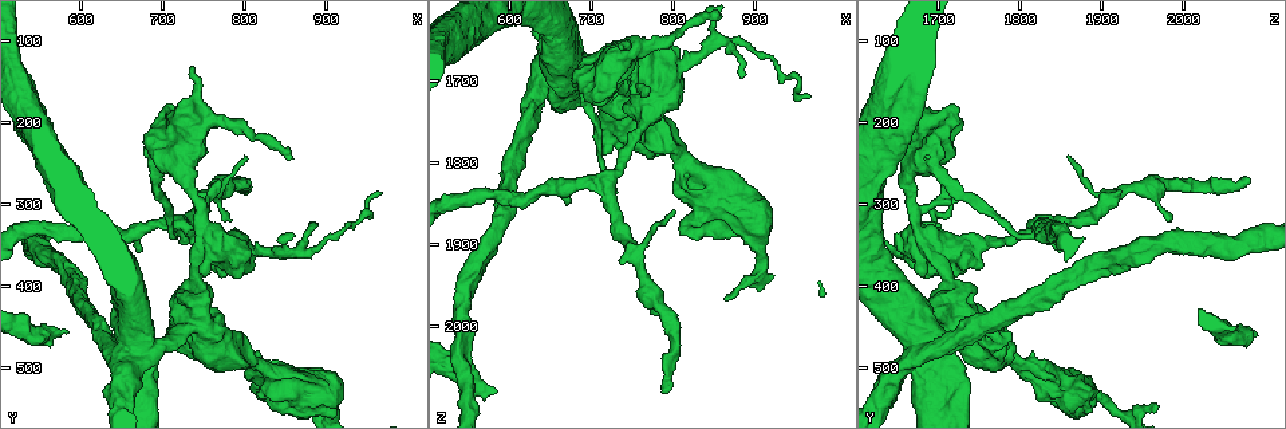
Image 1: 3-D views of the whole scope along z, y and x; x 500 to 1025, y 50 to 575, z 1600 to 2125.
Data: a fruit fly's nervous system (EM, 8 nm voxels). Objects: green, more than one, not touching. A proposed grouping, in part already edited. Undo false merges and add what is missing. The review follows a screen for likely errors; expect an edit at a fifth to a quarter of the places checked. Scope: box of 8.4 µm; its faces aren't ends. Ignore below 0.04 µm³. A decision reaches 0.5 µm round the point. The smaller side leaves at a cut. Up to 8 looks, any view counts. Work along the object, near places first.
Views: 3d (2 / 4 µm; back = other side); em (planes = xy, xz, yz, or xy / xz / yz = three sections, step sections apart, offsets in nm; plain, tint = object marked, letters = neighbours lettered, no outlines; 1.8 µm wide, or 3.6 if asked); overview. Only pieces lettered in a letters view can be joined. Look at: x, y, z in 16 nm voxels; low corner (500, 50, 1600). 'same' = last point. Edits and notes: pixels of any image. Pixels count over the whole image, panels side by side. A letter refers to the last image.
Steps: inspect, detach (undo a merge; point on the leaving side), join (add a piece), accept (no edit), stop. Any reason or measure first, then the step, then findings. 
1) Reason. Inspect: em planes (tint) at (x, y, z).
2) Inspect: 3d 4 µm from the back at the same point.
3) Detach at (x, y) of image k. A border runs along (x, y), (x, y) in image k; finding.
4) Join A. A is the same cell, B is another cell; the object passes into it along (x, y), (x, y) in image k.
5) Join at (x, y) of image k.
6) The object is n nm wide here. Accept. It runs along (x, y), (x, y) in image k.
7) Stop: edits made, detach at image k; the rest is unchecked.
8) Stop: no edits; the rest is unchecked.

Calibre changes. Inspect: 3d 4 µm at (760, 360, 1700).

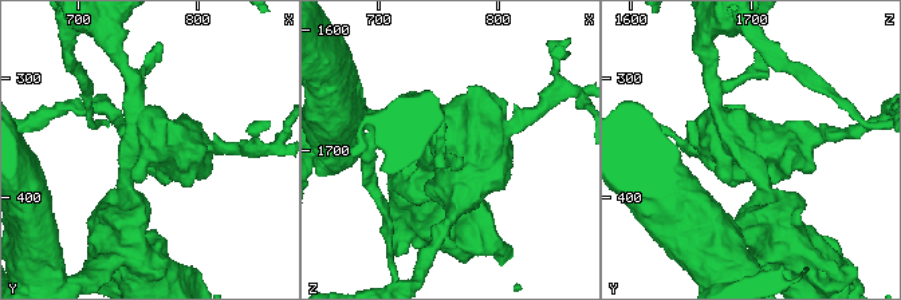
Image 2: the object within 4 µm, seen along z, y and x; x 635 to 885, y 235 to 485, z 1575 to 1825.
Shape alone is not enough. Inspect: em 3.6 µm planes (tint) at (758, 356, 1702).

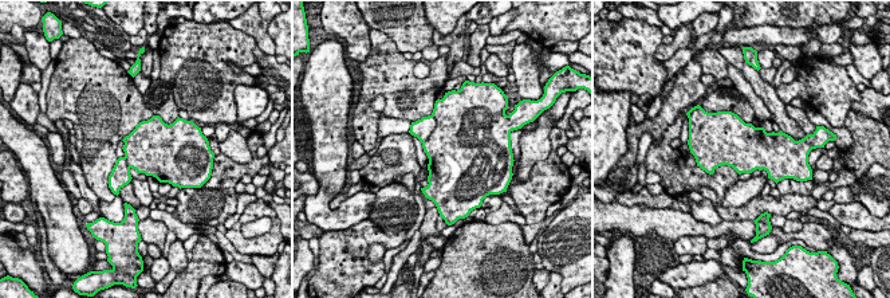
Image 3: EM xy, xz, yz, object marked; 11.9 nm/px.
Inspect: em 3.6 µm planes (letters) at the same point.

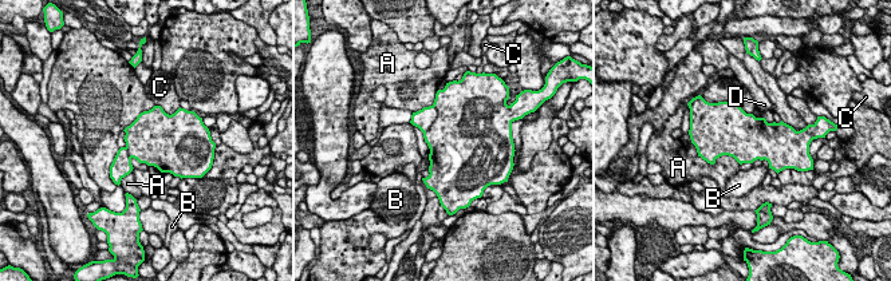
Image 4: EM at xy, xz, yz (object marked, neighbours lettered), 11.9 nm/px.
The object is 550 nm wide here. Detach at (452, 131) of image 4. A, B, C and D are other cells; a border runs along (433, 105), (437, 118), (424, 134) in image 4; two neurons meet here.

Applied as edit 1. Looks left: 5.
Branch stops here. Inspect: em planes (plain) at (585, 455, 2080).

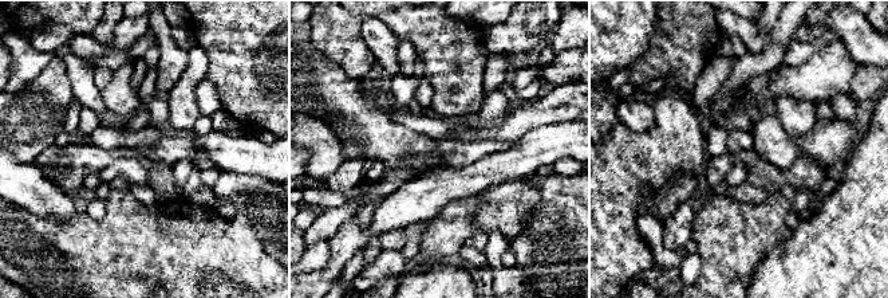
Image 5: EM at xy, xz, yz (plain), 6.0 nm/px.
Inspect: em planes (letters) at the same point.

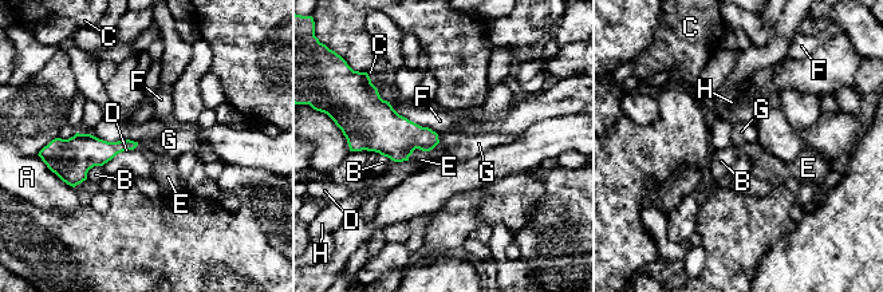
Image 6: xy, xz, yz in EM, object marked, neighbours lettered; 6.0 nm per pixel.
The longest contact is with F, 360 nm. Join E. E is the same cell, A, B, C, D, F, G and H are other cells; the neuron continues.

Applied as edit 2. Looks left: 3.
Stop: edits made, detach at image 4, join at image 6; the rest is unchecked.

